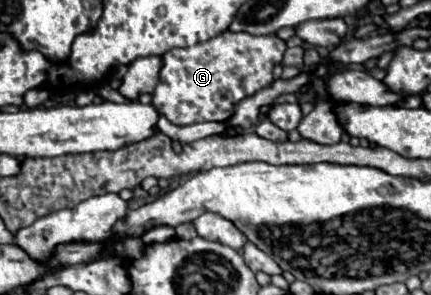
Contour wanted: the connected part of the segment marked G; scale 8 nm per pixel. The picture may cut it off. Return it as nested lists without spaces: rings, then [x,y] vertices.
[[[225,31],[205,43],[167,51],[161,61],[159,83],[153,91],[153,105],[175,125],[197,121],[225,121],[237,101],[257,93],[273,81],[273,67],[283,61],[285,45],[275,35],[251,35]]]

